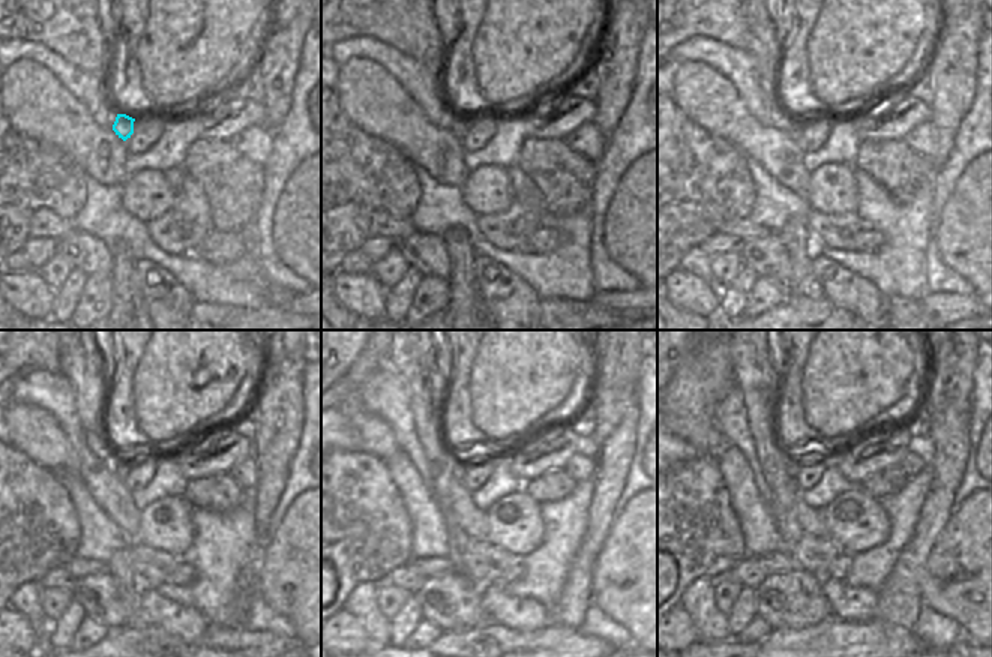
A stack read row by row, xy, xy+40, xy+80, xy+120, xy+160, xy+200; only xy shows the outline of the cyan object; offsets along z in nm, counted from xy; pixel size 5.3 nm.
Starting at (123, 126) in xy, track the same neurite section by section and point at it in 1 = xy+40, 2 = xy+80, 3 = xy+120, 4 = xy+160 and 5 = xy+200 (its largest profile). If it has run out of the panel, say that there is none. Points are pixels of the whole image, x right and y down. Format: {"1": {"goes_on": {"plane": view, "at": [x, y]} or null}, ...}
{"1": {"goes_on": {"plane": "xy+40", "at": [459, 125]}}, "2": {"goes_on": {"plane": "xy+80", "at": [797, 128]}}, "3": {"goes_on": {"plane": "xy+120", "at": [123, 464]}}, "4": {"goes_on": {"plane": "xy+160", "at": [459, 468]}}, "5": {"goes_on": {"plane": "xy+200", "at": [793, 465]}}}

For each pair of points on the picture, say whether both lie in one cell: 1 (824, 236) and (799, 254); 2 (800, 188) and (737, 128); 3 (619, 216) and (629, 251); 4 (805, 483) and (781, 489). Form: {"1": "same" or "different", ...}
{"1": "different", "2": "same", "3": "same", "4": "different"}

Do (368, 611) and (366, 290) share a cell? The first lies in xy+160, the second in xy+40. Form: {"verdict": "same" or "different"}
{"verdict": "different"}

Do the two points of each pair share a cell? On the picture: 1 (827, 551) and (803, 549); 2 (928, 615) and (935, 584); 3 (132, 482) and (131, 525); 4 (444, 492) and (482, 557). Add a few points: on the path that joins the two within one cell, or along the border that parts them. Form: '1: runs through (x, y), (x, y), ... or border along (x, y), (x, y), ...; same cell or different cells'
1: runs through (821, 551), (809, 551); same cell
2: border along (923, 605), (947, 615), (959, 627); different cells
3: border along (122, 479), (131, 492); different cells
4: border along (470, 540), (464, 551), (464, 566), (456, 570); different cells

